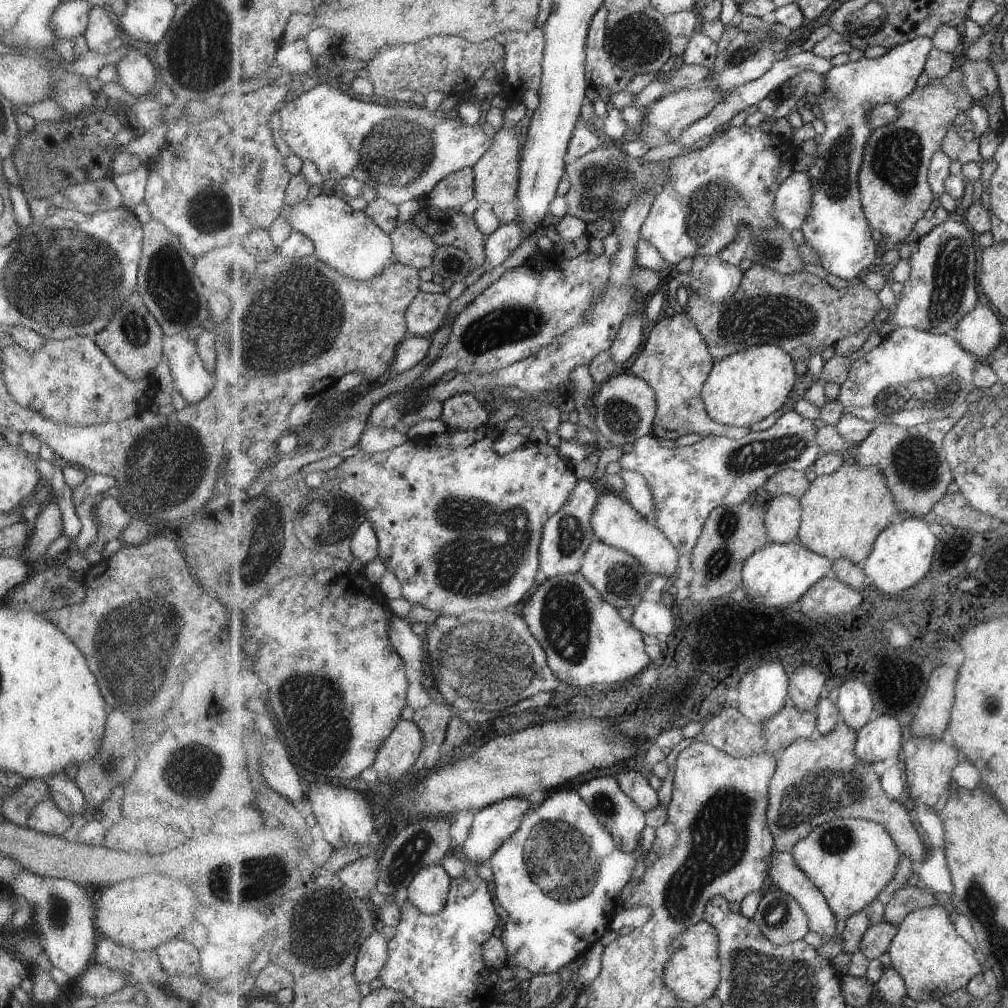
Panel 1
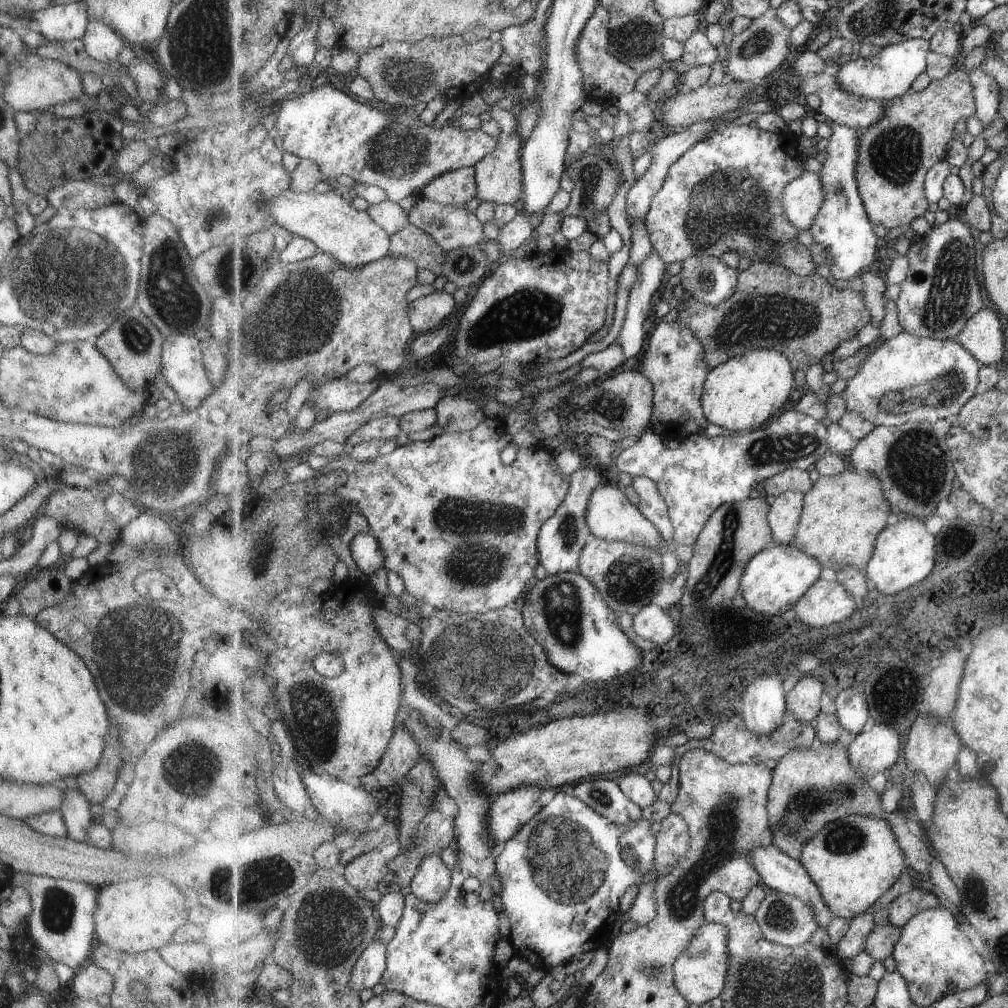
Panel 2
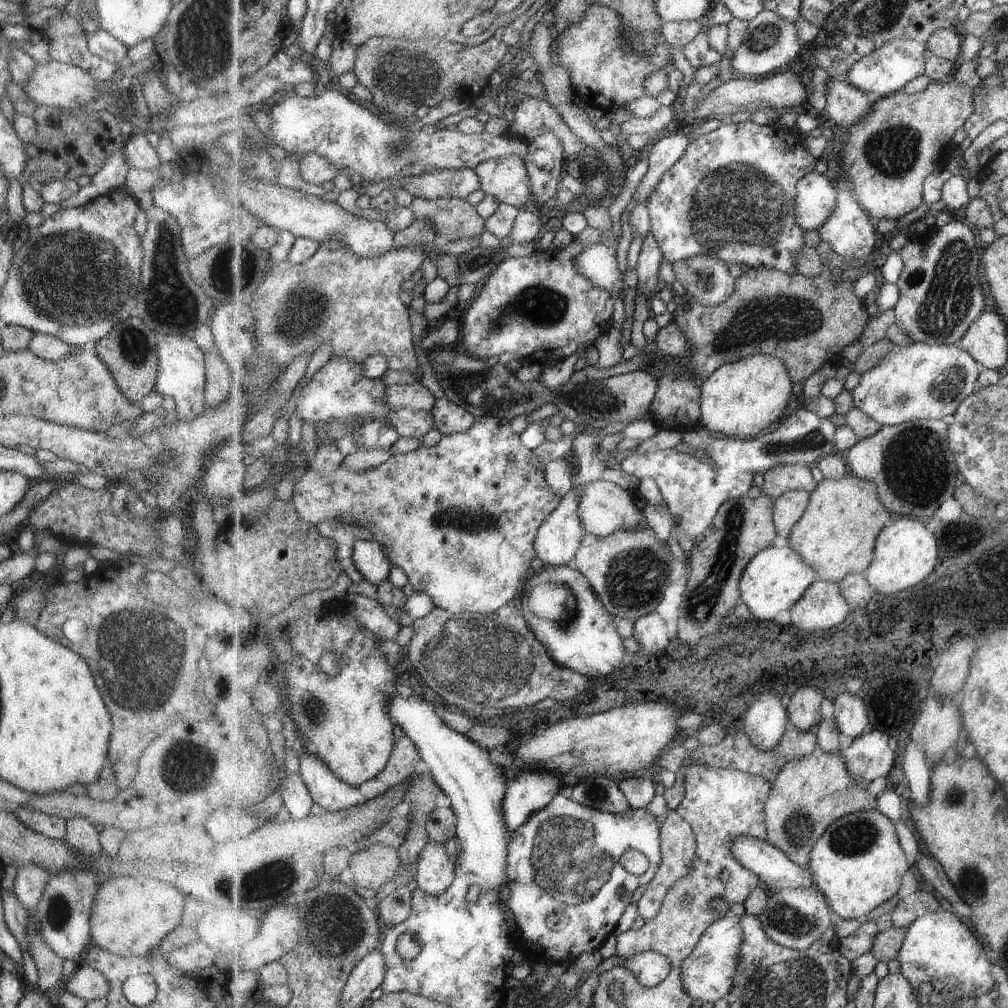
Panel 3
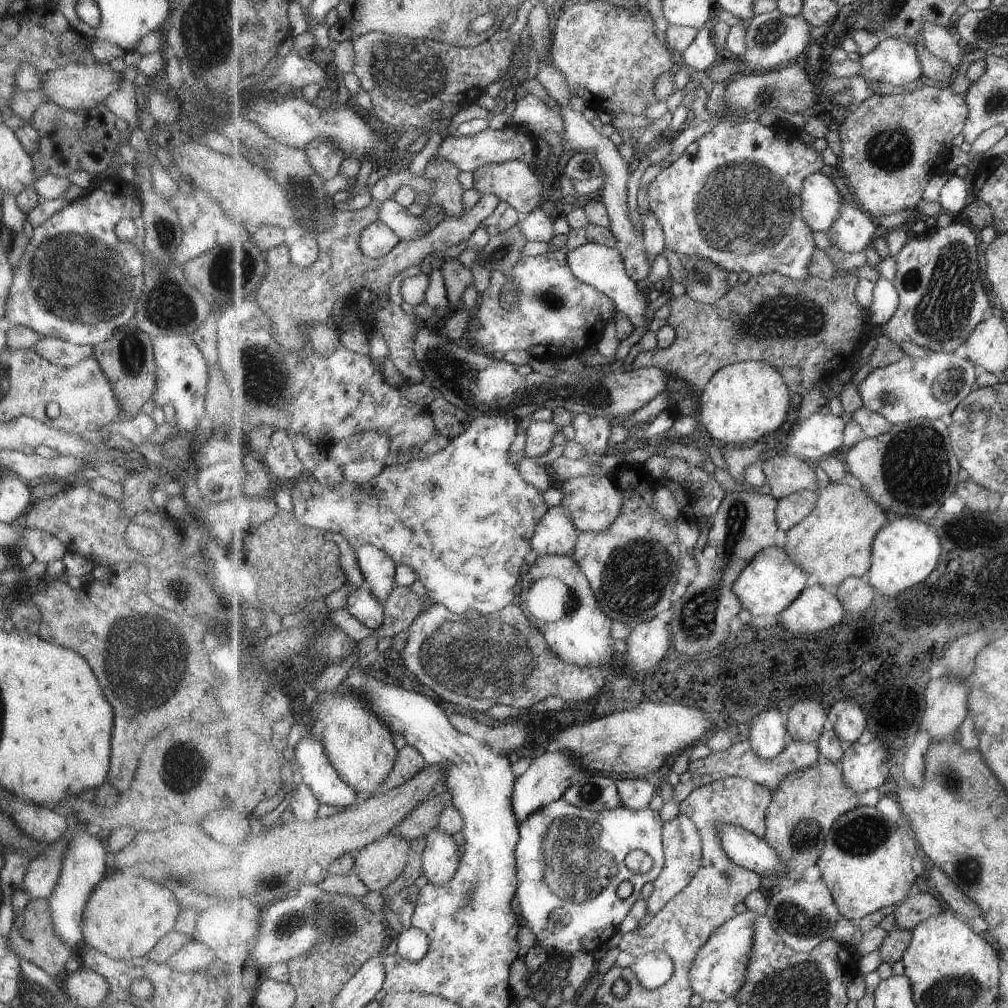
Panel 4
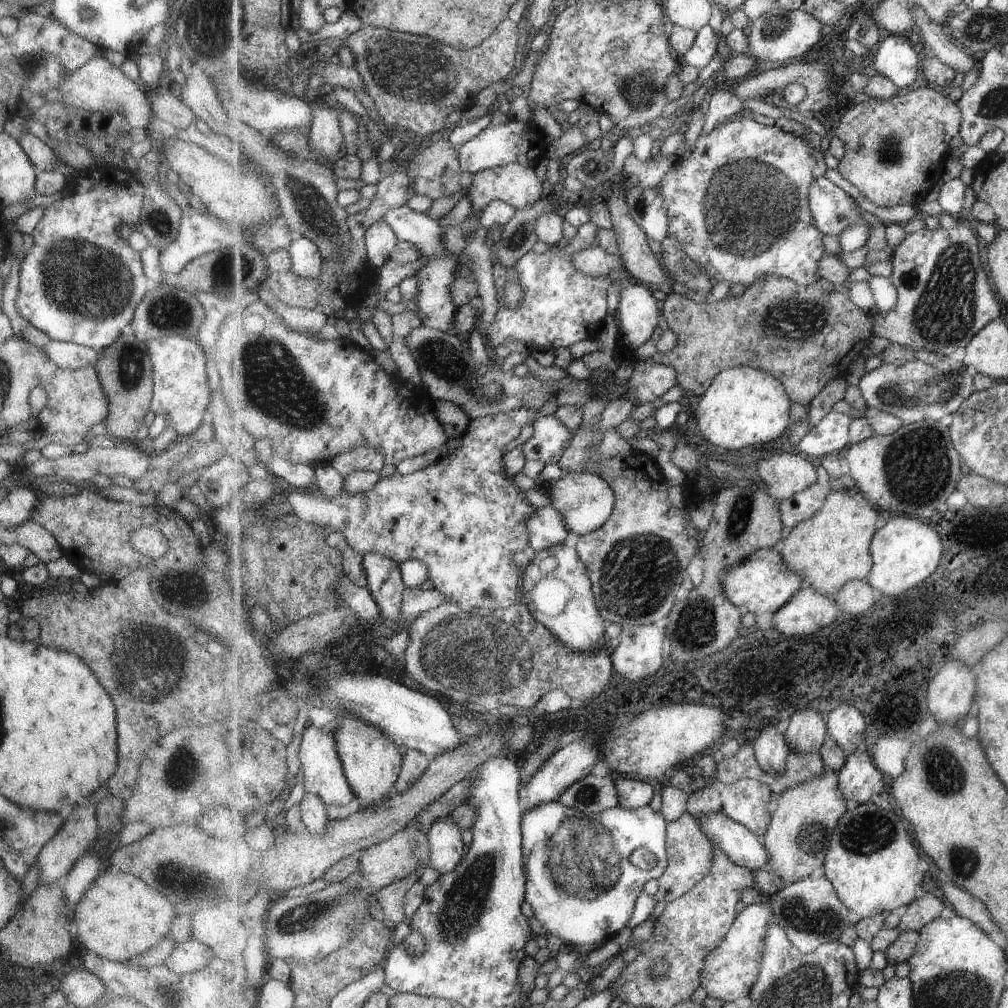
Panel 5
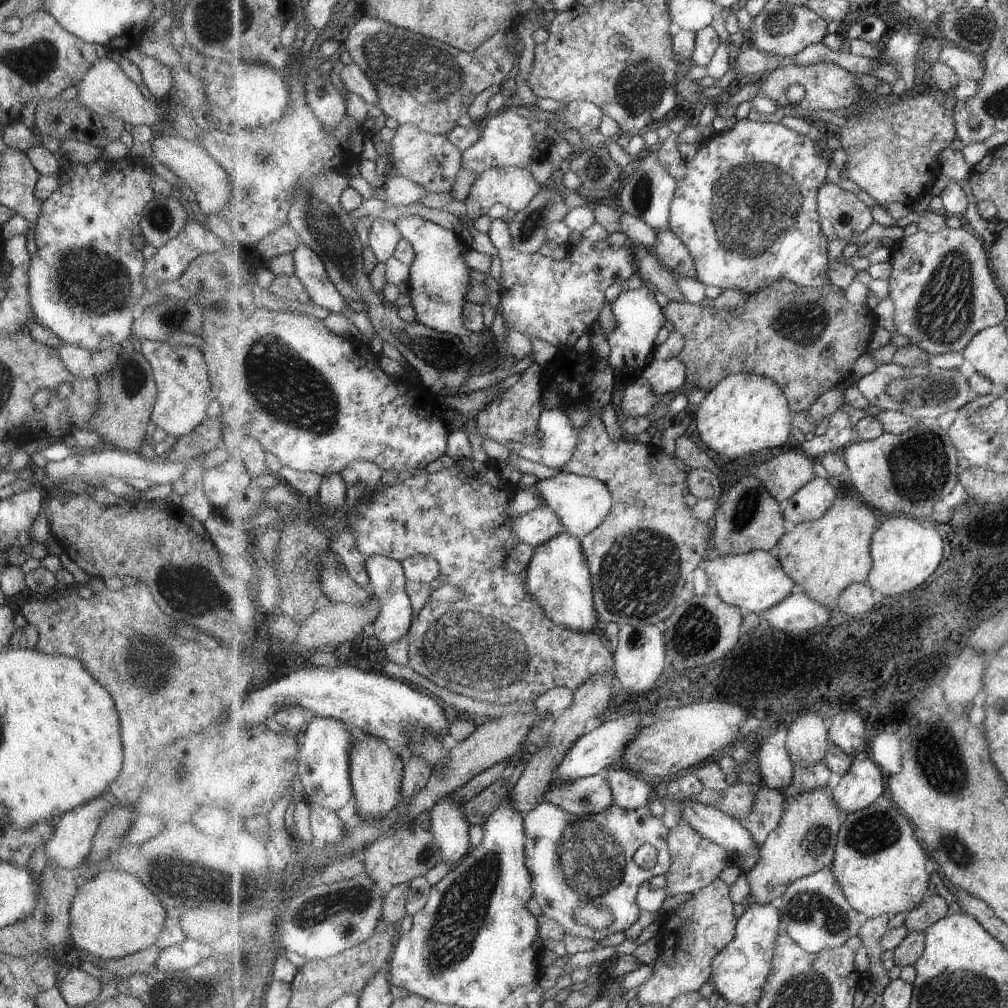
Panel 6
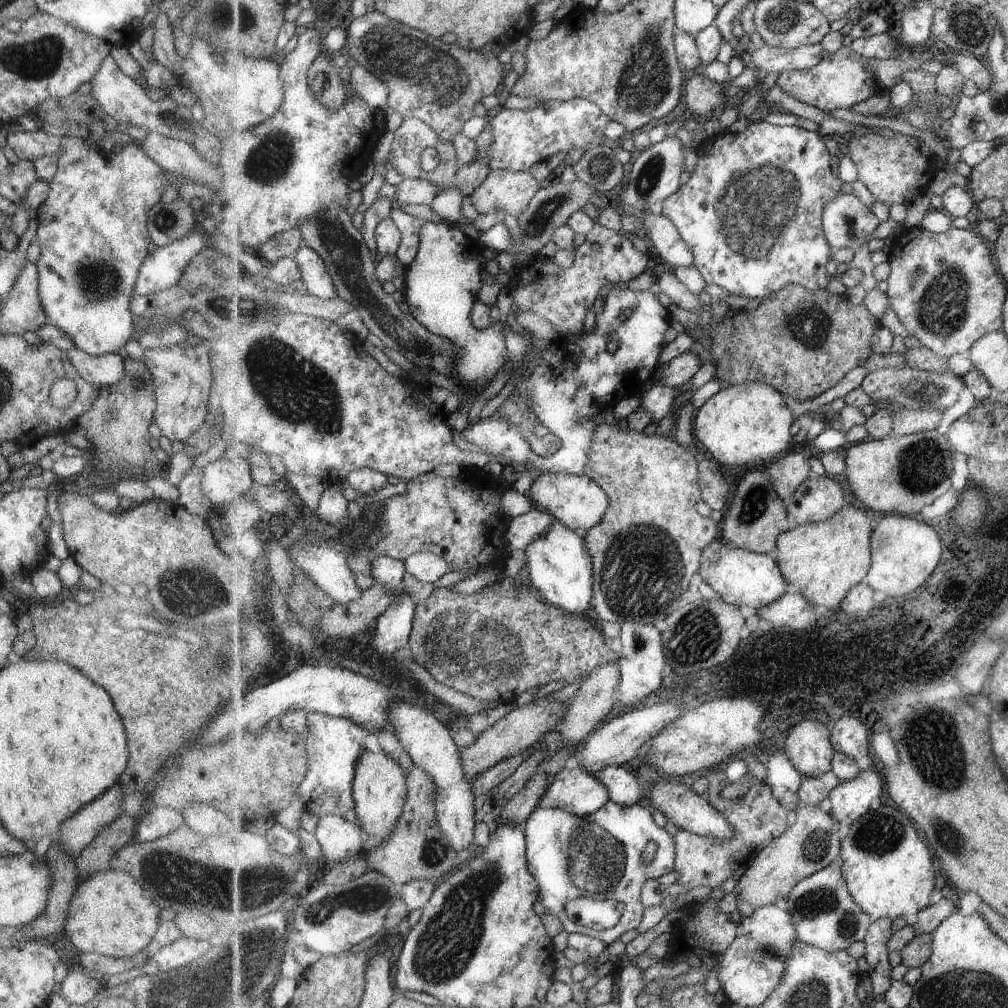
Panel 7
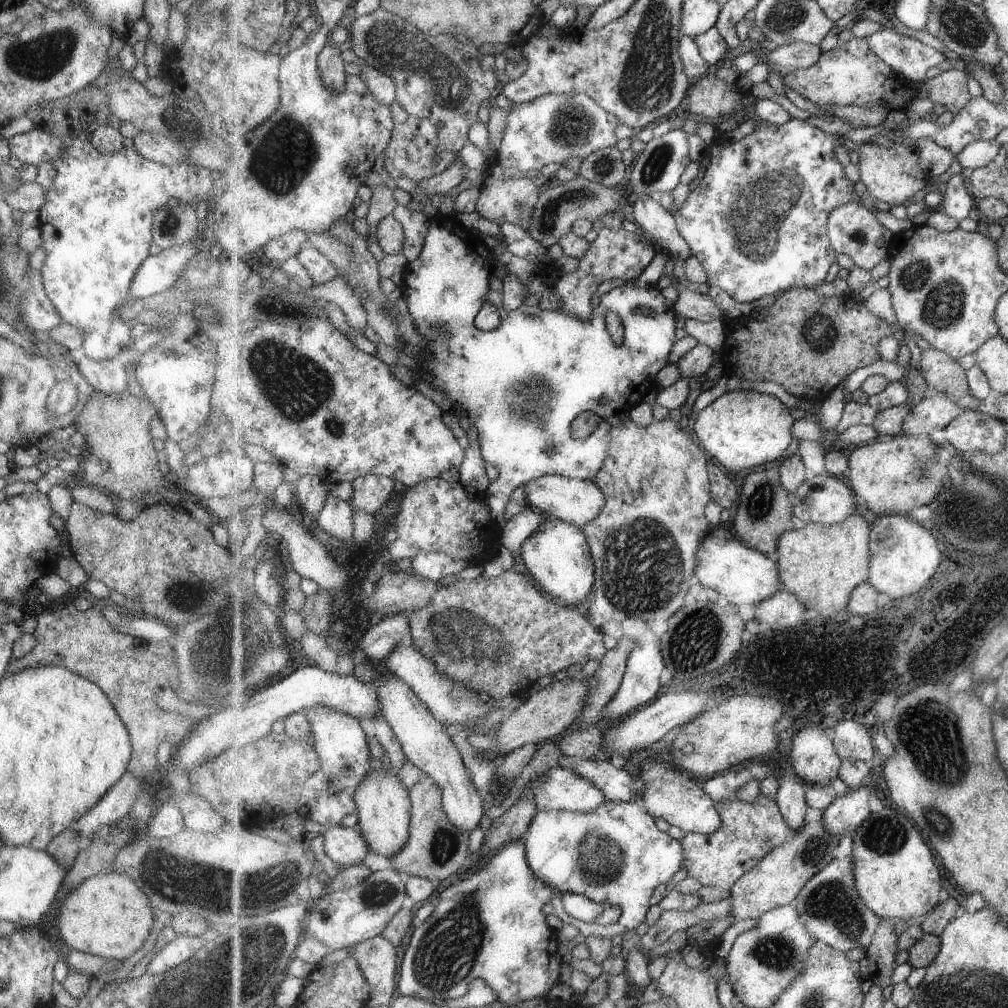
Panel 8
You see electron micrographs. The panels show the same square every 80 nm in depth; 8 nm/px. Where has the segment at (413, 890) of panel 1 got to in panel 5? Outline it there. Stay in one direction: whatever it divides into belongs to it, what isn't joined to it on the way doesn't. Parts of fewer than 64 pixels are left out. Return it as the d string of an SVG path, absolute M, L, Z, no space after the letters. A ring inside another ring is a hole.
M448 815L436 820L428 830L432 844L432 864L439 876L450 873L468 853L461 827Z

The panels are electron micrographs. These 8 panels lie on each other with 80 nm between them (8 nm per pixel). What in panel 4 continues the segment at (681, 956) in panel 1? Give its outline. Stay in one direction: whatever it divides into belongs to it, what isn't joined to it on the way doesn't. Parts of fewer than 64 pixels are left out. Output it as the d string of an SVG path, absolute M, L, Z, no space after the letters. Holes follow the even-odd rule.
M747 909L738 914L722 924L700 950L691 974L694 994L699 995L703 1001L712 1000L720 1003L729 998L735 999L740 994L748 979L750 958L756 940L754 922L759 916L761 914L753 909Z

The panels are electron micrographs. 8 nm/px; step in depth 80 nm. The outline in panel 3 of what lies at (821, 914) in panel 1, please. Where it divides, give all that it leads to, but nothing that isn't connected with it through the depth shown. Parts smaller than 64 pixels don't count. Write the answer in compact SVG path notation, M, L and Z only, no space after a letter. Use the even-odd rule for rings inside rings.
M757 837L736 838L732 844L732 853L742 865L760 876L763 885L770 892L778 893L782 889L799 887L809 887L812 890L815 885L803 867L767 840Z

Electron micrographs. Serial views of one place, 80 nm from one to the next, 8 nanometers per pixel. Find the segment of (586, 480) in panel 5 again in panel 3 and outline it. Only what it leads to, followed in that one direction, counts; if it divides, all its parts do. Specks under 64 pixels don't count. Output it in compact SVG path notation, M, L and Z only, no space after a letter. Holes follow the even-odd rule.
M605 480L587 484L581 490L580 516L585 530L597 537L611 536L613 532L621 532L621 528L641 530L641 528L648 527L647 521L642 515L641 506L633 492L623 490L621 486L617 486L613 482L605 482Z

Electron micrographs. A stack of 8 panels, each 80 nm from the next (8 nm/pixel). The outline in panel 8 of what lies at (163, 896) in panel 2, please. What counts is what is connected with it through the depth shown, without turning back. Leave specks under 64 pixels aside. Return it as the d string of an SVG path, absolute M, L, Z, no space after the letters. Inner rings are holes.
M112 871L109 874L91 875L71 890L56 907L59 914L57 914L55 928L66 946L103 959L123 961L140 948L151 931L151 910L149 910L147 897L139 890L134 880L123 873Z

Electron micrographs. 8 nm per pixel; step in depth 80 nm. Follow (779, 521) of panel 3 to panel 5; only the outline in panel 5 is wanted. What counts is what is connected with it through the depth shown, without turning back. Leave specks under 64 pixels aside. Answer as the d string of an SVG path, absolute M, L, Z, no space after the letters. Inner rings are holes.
M813 484L813 487L781 501L779 510L784 525L793 529L801 522L817 514L825 506L828 494L827 486L823 487L821 484Z

